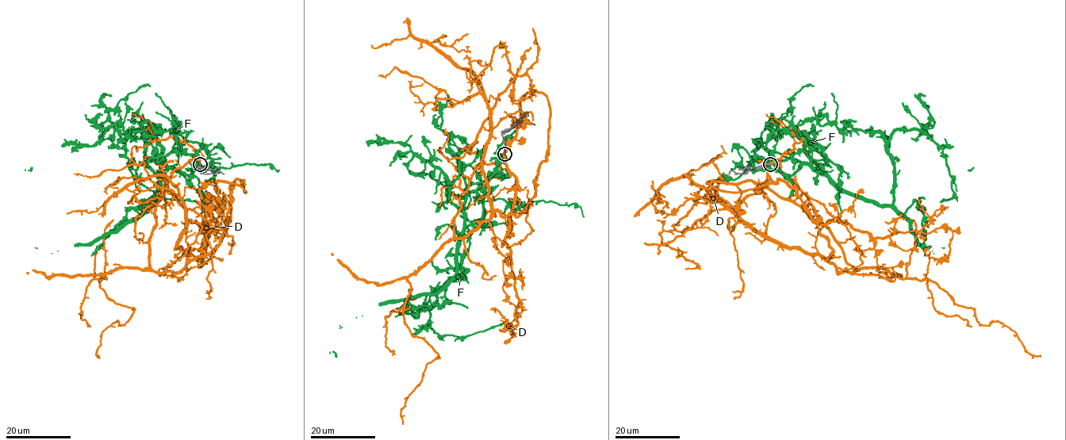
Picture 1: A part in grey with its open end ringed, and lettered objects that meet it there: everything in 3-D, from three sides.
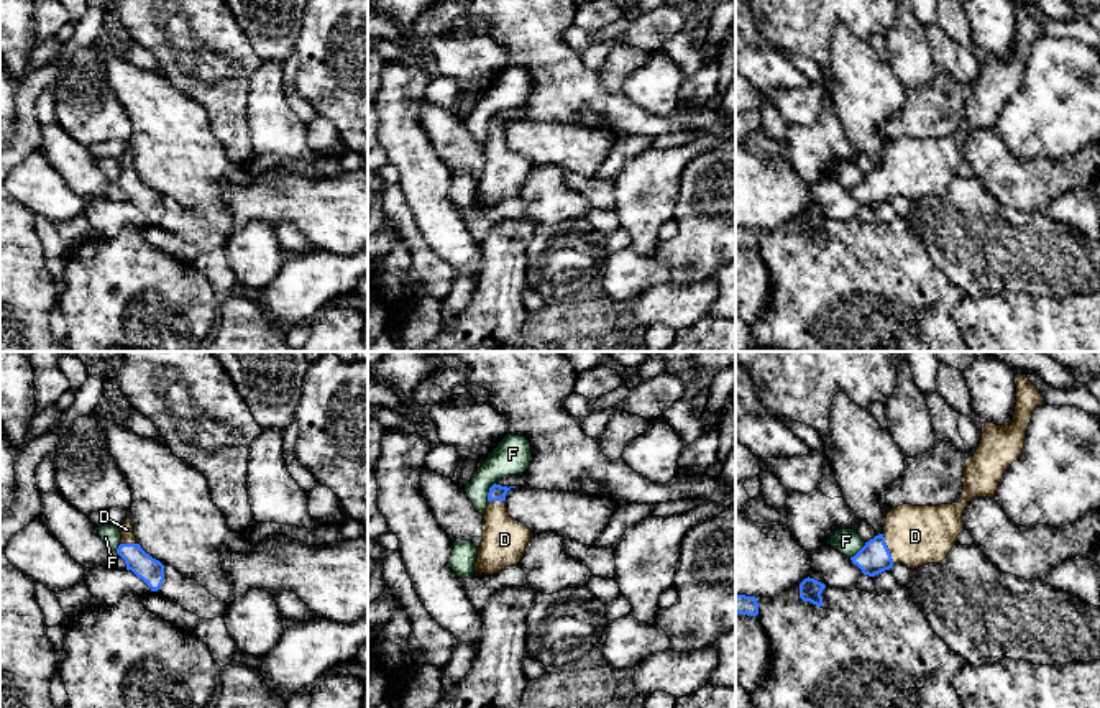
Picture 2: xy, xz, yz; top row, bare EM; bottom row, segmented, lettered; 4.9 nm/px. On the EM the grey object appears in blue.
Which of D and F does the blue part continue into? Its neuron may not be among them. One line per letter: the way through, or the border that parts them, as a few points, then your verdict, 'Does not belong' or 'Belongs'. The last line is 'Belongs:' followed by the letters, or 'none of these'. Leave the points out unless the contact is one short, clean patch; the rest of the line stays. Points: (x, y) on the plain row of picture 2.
D: Path across: yz (874, 189), (887, 181), (915, 168). Belongs
F: Boundary: xz (494, 114), (486, 132). Does not belong
Belongs: D

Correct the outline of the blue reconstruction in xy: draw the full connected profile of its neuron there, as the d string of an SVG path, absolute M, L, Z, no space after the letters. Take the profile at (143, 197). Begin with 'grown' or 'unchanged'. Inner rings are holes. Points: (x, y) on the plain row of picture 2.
grown | M128 148L120 163L121 172L117 186L125 192L126 202L131 202L141 210L151 223L158 223L164 214L164 197L141 181L133 166L131 151Z

